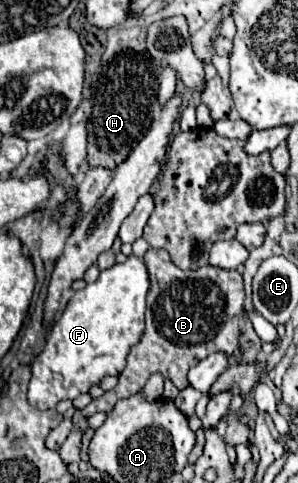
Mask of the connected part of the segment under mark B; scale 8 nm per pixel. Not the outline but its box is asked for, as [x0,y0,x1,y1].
[85,248,245,416]

